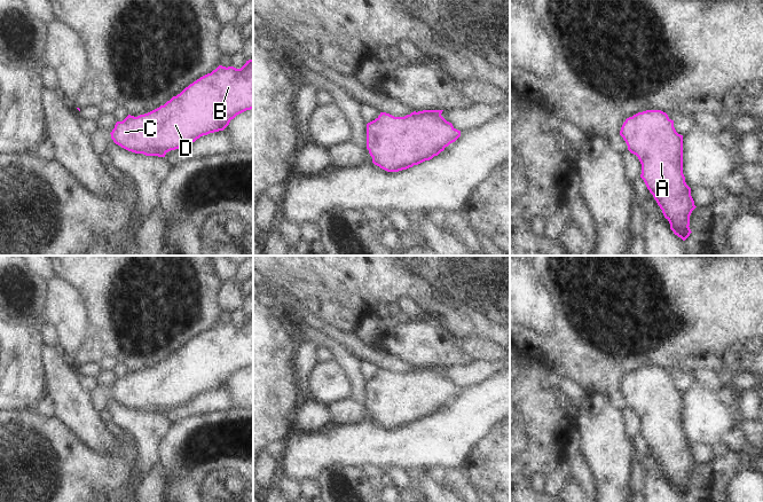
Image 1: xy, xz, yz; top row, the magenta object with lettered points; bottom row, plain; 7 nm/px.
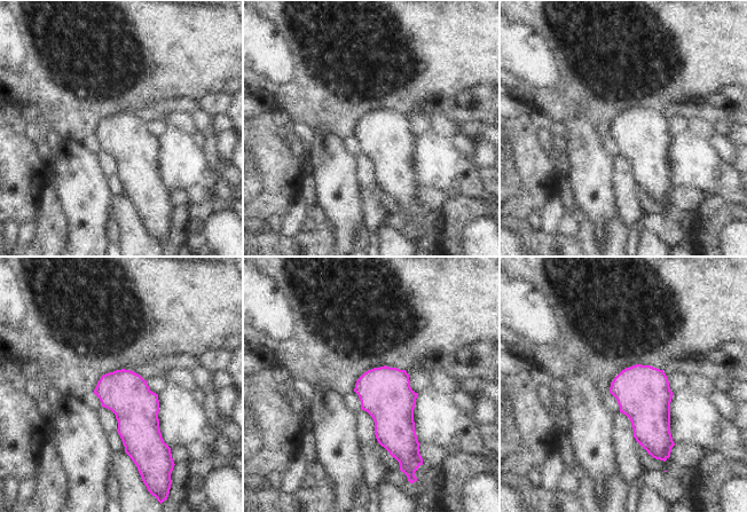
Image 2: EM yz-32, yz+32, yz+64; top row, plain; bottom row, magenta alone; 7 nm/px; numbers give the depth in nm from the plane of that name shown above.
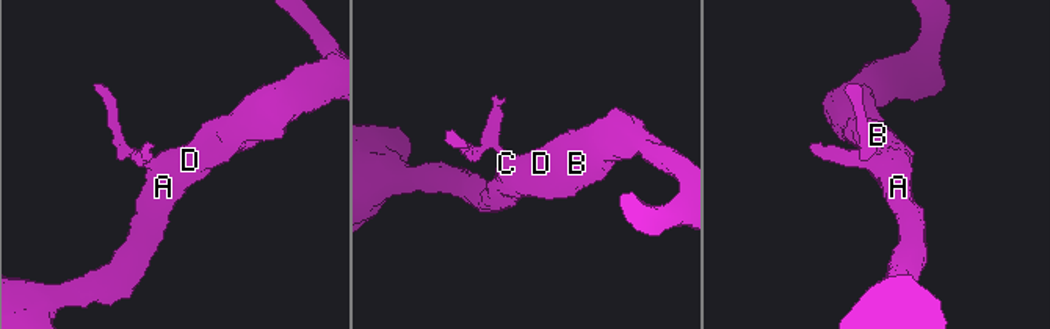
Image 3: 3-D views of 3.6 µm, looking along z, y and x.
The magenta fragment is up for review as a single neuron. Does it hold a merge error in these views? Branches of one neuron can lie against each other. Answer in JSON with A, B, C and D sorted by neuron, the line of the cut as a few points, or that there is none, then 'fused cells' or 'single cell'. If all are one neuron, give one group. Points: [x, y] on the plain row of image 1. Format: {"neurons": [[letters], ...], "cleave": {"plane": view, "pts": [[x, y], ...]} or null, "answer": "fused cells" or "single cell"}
{"neurons": [["A", "B", "C", "D"]], "cleave": null, "answer": "single cell"}

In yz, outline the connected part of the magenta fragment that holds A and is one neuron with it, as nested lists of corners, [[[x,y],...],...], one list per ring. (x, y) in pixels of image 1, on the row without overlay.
[[[646,367],[627,375],[620,392],[628,407],[638,414],[642,421],[640,434],[669,478],[670,486],[685,497],[692,489],[689,484],[690,472],[697,463],[683,431],[683,392],[676,389],[674,377],[661,367]]]

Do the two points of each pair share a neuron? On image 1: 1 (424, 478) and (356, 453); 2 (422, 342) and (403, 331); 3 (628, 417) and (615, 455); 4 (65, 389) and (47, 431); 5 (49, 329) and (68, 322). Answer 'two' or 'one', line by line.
1: two
2: one
3: two
4: two
5: two

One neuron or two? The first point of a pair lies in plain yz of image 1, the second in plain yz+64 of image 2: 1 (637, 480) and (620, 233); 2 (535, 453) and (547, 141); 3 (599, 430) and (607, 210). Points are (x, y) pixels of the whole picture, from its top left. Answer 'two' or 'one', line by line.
1: two
2: two
3: one

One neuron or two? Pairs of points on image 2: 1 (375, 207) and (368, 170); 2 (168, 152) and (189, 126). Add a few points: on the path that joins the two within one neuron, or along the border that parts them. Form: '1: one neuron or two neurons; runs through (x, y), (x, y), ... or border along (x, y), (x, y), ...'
1: one neuron; runs through (369, 198), (368, 179)
2: two neurons; border along (168, 126), (191, 135)

